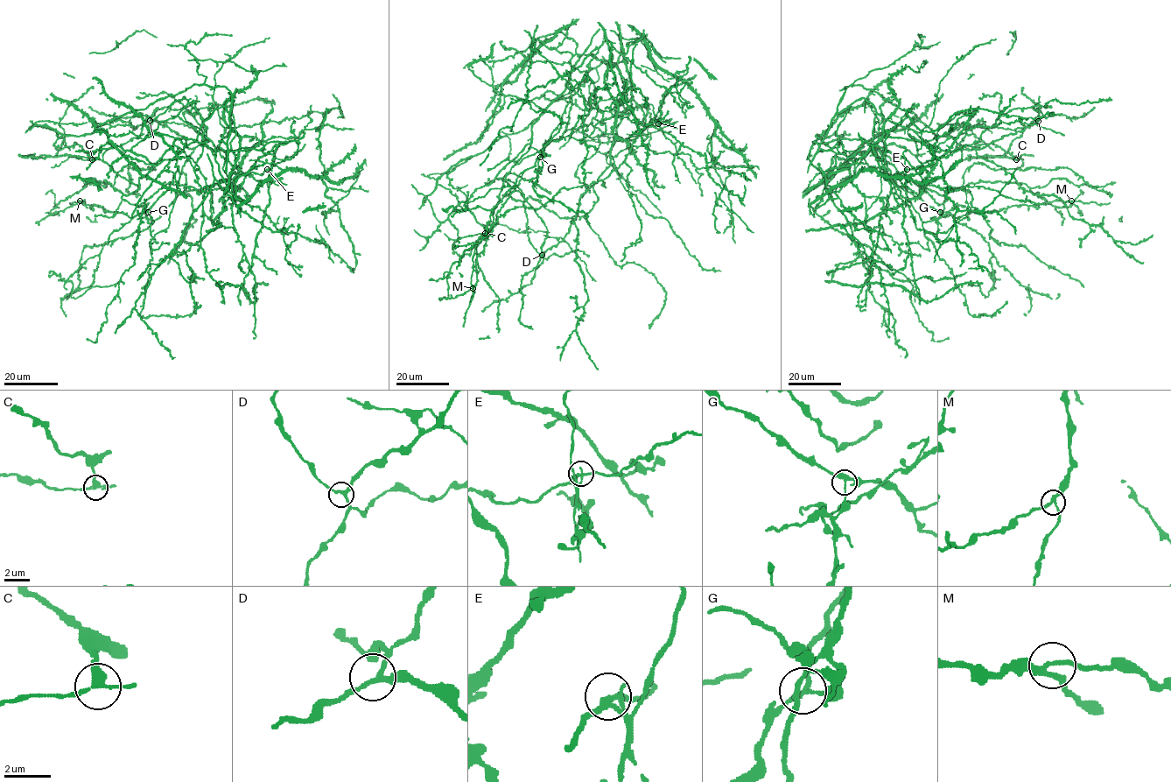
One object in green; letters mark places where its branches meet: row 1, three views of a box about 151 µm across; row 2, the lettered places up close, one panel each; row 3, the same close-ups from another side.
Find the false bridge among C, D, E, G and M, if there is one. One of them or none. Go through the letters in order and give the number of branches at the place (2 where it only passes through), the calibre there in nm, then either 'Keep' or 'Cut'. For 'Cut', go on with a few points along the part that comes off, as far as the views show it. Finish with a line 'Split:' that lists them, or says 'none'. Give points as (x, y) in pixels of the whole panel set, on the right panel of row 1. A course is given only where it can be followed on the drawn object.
C: Branches: 3. Thickness 240 nm. Cut. Course of the part to remove: (1016, 159), (1020, 157), (1023, 165), (1016, 167)
D: Branches: 3. Thickness 200 nm. Keep
E: Branches: 3. Thickness 240 nm. Keep
G: Branches: 3. Thickness 220 nm. Keep
M: Branches: 3. Thickness 200 nm. Keep
Split: C

